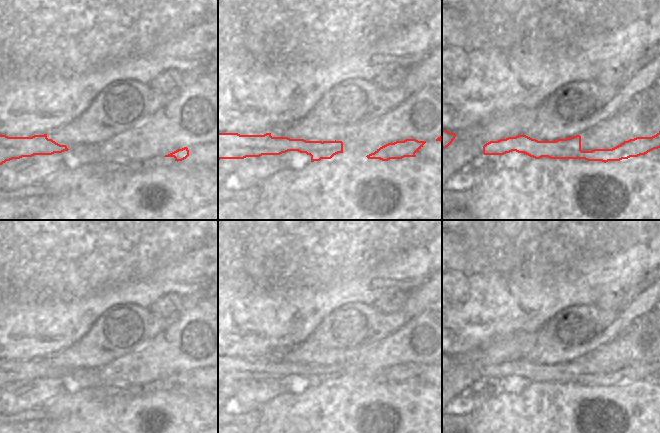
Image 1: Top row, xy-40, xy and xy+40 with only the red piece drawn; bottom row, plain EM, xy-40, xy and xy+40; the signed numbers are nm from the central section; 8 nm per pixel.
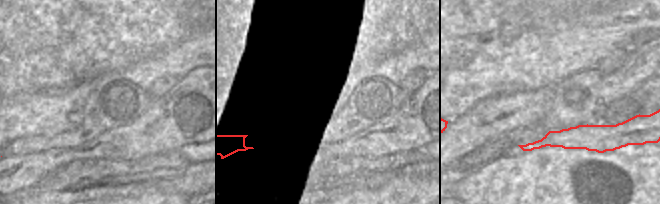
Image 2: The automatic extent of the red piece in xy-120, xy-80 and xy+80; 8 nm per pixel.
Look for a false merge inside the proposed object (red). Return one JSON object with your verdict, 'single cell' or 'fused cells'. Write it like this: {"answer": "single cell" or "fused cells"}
{"answer": "single cell"}

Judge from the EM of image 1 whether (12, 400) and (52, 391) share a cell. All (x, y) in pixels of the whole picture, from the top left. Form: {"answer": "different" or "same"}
{"answer": "same"}

